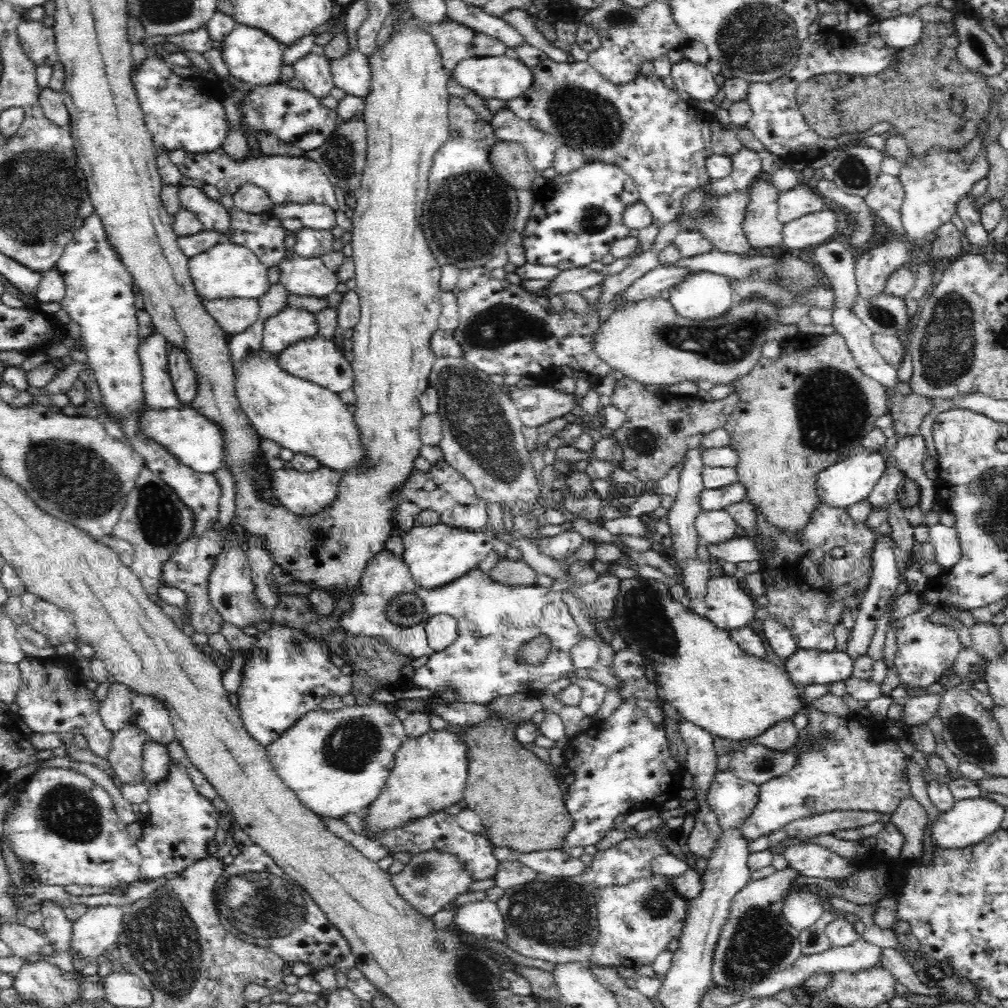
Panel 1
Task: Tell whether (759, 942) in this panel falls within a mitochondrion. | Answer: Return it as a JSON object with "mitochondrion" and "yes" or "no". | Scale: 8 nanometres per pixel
{"mitochondrion":"yes"}

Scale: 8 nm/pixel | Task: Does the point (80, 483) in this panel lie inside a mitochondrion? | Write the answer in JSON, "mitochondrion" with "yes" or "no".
{"mitochondrion":"yes"}

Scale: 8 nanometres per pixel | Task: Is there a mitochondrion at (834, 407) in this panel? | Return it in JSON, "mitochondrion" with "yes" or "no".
{"mitochondrion":"yes"}

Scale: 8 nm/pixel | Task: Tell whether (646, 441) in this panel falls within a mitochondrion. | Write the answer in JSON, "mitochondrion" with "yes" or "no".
{"mitochondrion":"yes"}

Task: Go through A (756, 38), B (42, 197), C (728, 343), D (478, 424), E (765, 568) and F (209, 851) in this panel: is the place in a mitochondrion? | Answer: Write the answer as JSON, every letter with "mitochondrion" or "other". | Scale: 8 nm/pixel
{"A":"mitochondrion","B":"mitochondrion","C":"mitochondrion","D":"mitochondrion","E":"other","F":"other"}

